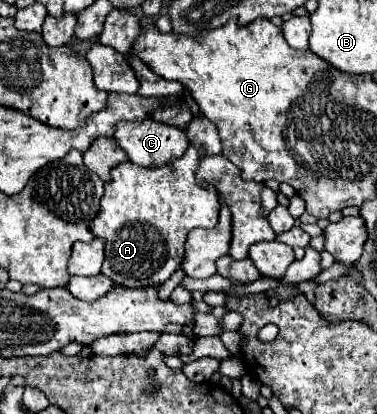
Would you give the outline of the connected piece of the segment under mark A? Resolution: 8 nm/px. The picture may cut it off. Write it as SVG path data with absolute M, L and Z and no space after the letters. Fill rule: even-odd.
M190 145L182 159L166 167L146 169L128 161L112 169L112 181L104 185L104 197L92 221L92 231L96 237L106 239L102 273L114 279L114 283L132 289L164 283L182 265L186 235L196 227L216 227L218 195L214 187L202 187L196 179L202 157L202 151Z

